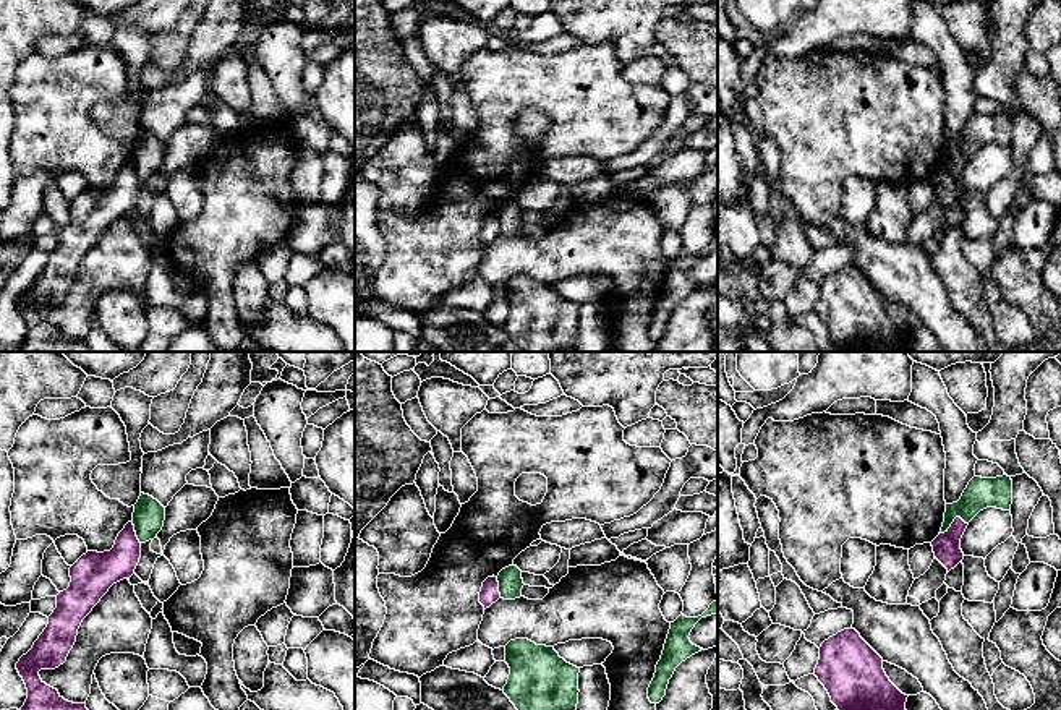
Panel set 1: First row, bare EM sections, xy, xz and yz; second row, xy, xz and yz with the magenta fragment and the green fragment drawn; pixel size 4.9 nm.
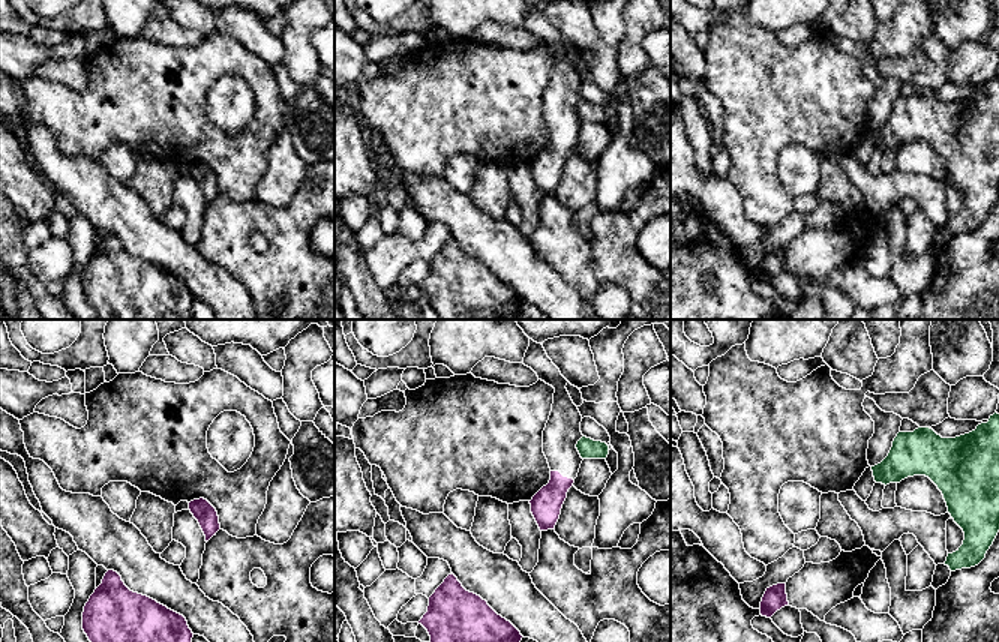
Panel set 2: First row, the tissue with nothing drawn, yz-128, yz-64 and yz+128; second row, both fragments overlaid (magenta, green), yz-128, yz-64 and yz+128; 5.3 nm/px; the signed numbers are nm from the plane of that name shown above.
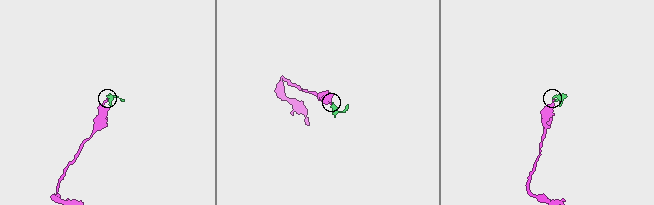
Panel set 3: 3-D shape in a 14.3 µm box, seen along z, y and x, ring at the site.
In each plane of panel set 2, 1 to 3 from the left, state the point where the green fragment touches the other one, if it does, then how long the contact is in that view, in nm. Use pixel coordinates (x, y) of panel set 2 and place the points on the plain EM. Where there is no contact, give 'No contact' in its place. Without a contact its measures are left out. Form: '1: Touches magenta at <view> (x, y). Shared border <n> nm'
1: No contact
2: No contact
3: No contact

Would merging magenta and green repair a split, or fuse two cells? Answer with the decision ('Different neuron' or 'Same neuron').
Different neuron

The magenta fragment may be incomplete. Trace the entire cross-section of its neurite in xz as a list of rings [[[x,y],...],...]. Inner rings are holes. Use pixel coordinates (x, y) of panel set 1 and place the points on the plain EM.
[[[488,214],[483,219],[481,229],[479,229],[479,240],[486,245],[489,245],[492,240],[496,240],[501,235],[499,230],[499,219],[497,214]]]

